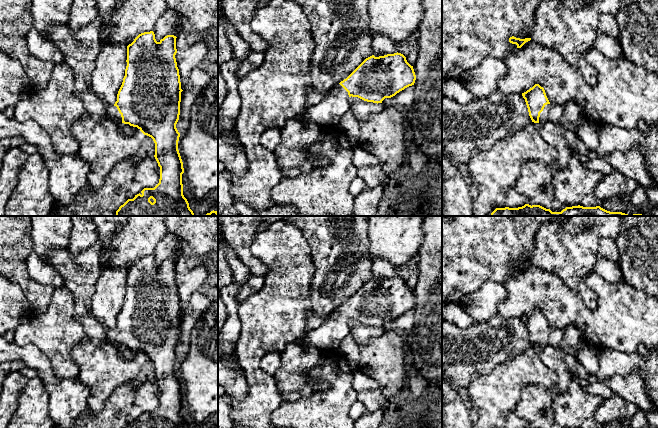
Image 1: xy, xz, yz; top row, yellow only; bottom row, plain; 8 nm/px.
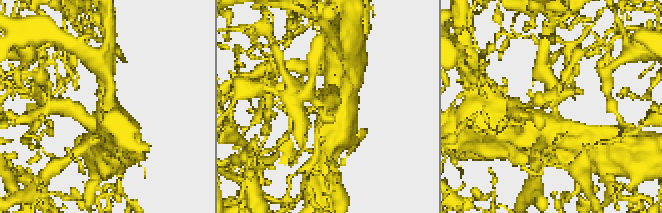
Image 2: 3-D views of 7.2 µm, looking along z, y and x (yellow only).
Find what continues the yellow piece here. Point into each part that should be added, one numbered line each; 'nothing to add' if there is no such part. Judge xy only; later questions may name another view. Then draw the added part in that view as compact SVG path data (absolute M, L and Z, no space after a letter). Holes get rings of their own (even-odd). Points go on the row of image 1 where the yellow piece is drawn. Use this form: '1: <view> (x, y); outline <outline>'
1: xy (112, 112); outline M108 105L106 107L106 114L109 119L112 119L112 120L122 124L122 117L116 106Z

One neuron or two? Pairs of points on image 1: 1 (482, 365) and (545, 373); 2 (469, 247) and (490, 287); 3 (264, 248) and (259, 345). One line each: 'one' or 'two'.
1: two
2: two
3: one

